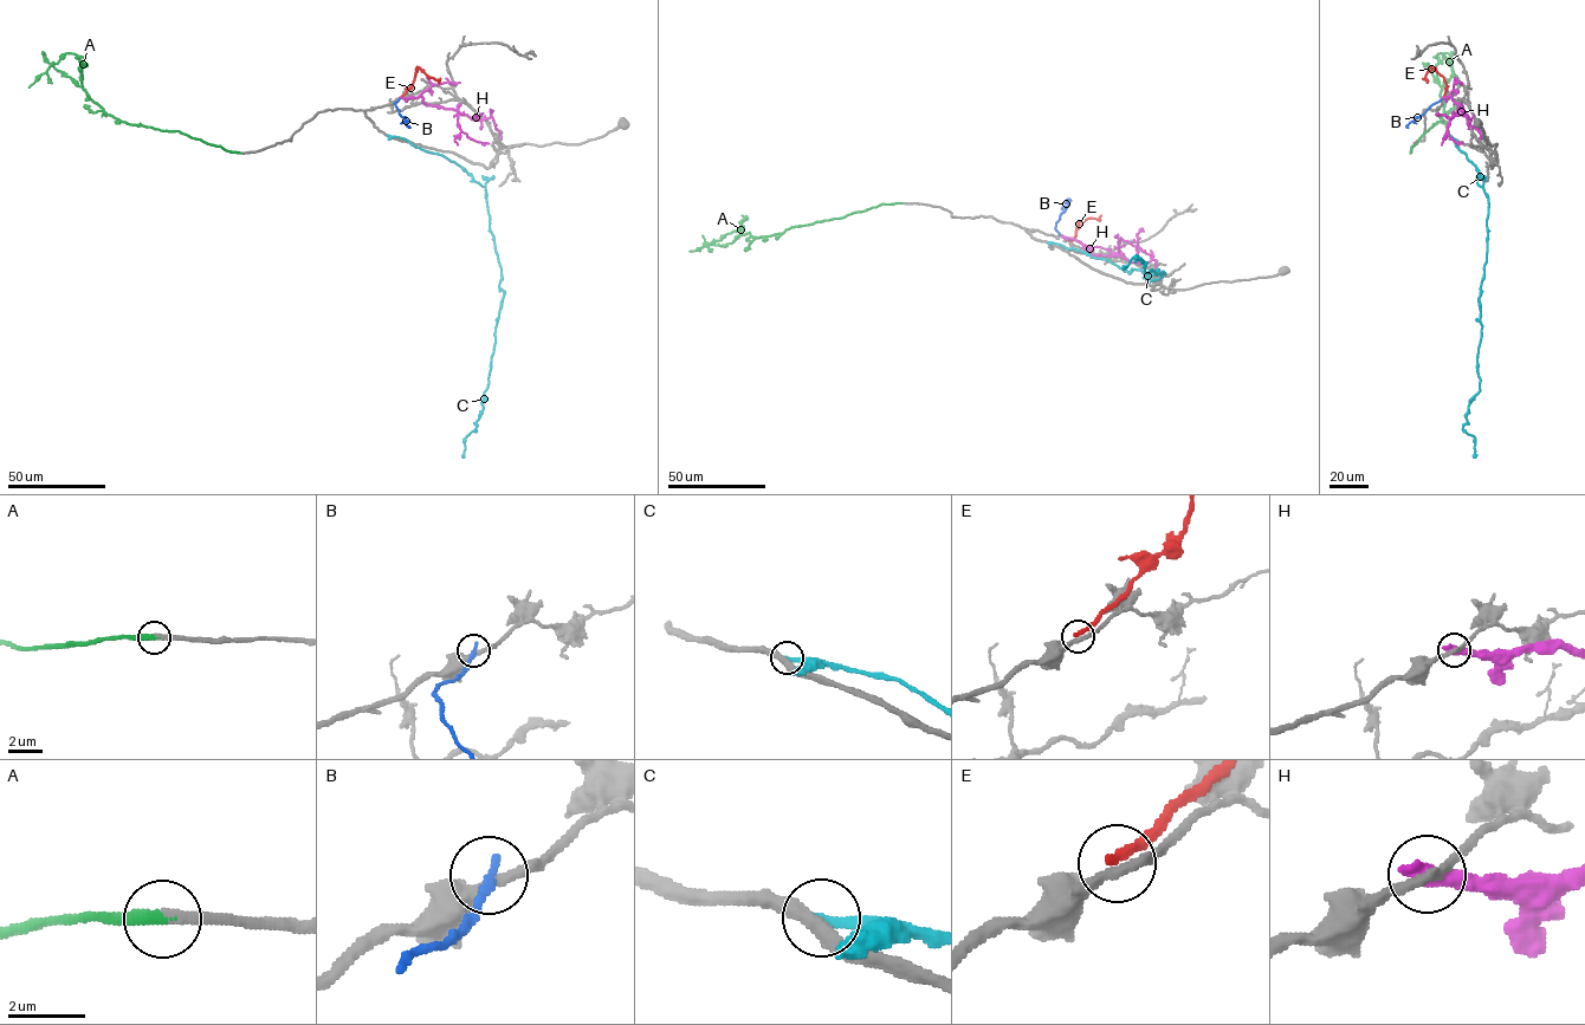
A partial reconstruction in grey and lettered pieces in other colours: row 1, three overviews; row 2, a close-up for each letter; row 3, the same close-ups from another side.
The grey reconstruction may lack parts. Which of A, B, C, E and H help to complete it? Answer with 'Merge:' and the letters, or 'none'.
Merge: A

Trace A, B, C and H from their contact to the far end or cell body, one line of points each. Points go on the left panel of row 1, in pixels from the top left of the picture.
A: (240, 153), (179, 131), (130, 124), (108, 115), (83, 88), (82, 64), (72, 53), (65, 53), (28, 86)
B: (399, 98), (395, 105), (411, 128)
C: (387, 135), (441, 154), (485, 187), (504, 296), (482, 414), (465, 439), (463, 458)
H: (401, 97), (421, 96), (425, 104), (454, 109), (472, 119), (491, 117), (502, 140)

